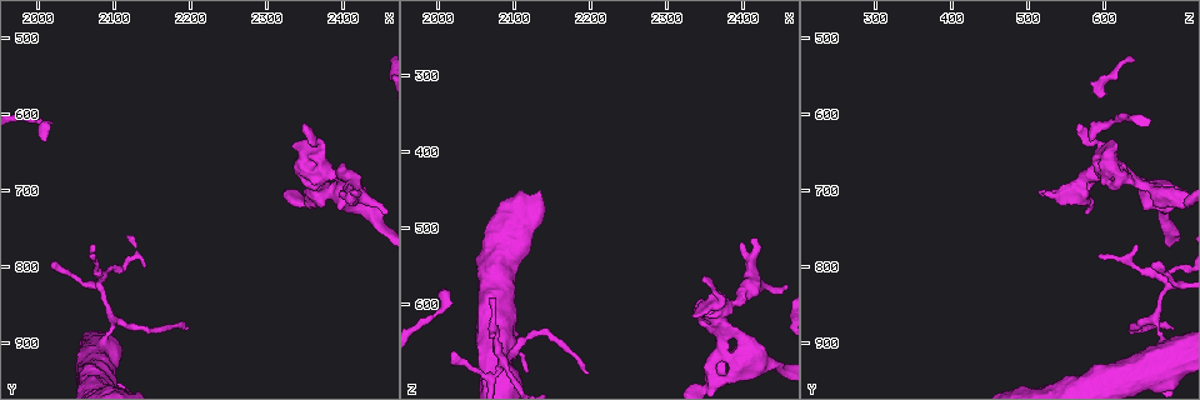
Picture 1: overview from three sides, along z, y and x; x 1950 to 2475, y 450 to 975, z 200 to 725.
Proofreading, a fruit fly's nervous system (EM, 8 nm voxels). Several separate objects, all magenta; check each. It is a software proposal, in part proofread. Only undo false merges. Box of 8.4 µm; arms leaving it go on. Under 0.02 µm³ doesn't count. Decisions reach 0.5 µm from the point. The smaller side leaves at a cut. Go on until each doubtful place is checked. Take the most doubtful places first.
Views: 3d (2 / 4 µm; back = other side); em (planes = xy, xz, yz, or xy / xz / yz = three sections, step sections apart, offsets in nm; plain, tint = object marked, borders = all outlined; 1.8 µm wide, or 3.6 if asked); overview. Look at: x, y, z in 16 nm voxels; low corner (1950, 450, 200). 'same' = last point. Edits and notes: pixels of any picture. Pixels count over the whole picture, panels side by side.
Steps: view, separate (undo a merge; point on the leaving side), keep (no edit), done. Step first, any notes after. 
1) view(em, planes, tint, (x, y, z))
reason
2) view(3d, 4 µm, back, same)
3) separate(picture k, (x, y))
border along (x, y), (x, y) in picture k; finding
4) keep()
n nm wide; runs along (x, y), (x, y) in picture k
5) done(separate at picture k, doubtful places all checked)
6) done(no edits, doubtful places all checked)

view(em, yz, step 16, tint, (2375, 670, 610))
branch point

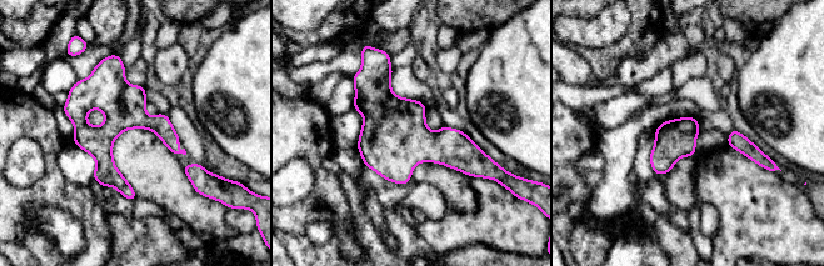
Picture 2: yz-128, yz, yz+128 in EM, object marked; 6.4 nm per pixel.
view(em, planes, tint, same)
cut it another way

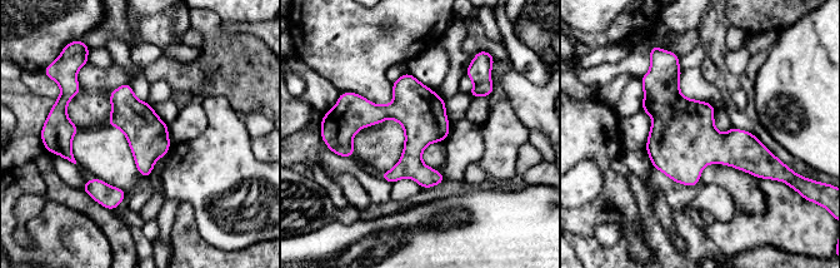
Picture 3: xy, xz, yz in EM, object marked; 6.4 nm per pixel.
keep()
all the same neuron

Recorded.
view(3d, 2 µm, (2410, 685, 570))

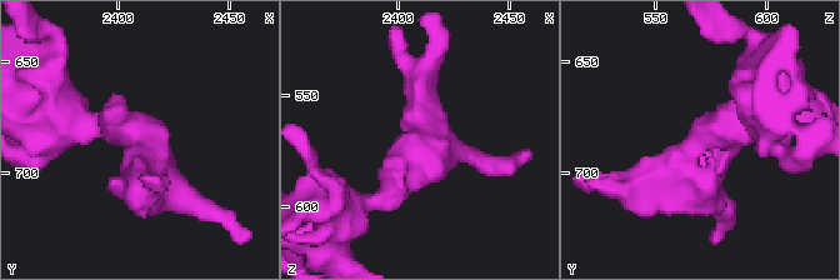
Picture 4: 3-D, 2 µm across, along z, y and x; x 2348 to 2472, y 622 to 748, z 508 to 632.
view(em, yz, step 8, tint, (2410, 686, 574))

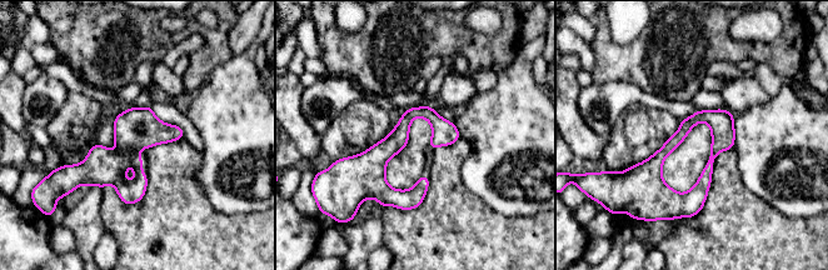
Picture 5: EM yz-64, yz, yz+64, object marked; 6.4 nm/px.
keep()
continuous, no second neuron

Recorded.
view(3d, 4 µm, (2085, 830, 675))
sharp bend

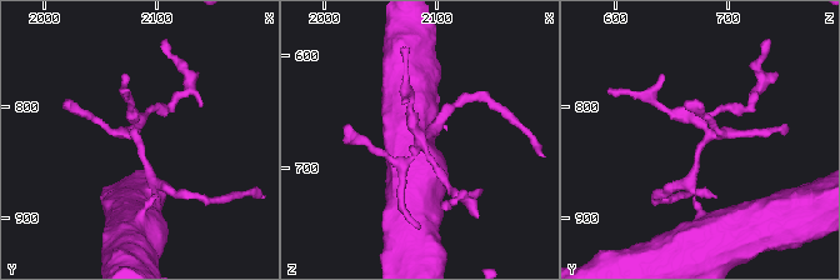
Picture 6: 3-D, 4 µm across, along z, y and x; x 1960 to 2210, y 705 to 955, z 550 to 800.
view(em, xz, step 8, tint, (2082, 832, 680))
now the EM

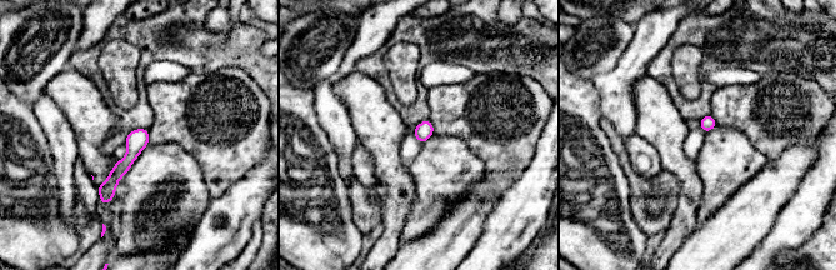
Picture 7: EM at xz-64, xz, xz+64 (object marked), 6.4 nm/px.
keep()
100 nm wide; all the same neuron

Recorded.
view(em, 3.6 µm, planes, borders, (2395, 700, 690))

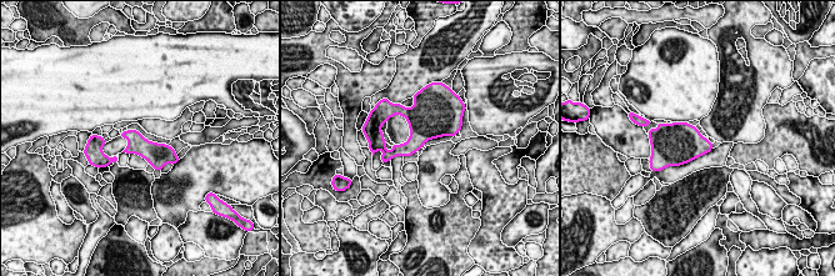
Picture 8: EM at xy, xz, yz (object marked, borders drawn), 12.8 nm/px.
keep()
240 nm wide; all the same neuron

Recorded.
done(no edits, doubtful places all checked)

